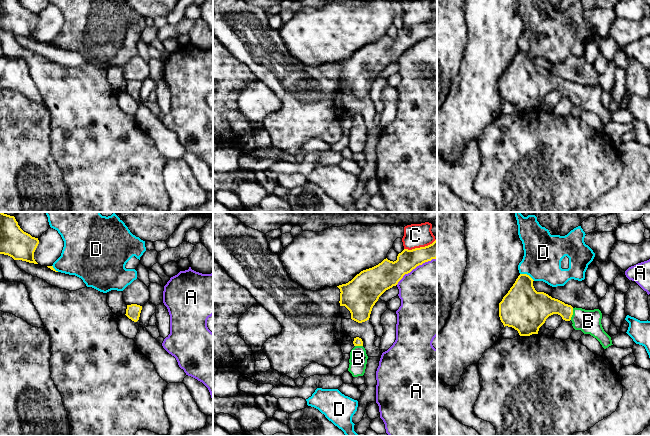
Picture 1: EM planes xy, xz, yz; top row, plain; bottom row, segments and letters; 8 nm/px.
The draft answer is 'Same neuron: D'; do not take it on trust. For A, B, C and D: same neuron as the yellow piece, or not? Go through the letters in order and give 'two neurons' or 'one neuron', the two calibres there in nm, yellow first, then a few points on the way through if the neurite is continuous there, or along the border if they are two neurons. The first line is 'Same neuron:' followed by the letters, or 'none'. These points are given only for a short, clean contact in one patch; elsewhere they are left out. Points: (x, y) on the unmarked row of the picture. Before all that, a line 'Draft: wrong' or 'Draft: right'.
Draft: wrong
Same neuron: B
A: two neurons; 220 nm thick on the yellow side, 500 nm on the other
B: one neuron; 200 nm thick on the yellow side, 190 nm on the other; runs through yz (542, 82), (556, 82), (572, 90), (588, 97)
C: two neurons; 170 nm thick on the yellow side, 190 nm on the other; border along xz (435, 15), (424, 22), (404, 25)
D: two neurons; 320 nm thick on the yellow side, 320 nm on the other

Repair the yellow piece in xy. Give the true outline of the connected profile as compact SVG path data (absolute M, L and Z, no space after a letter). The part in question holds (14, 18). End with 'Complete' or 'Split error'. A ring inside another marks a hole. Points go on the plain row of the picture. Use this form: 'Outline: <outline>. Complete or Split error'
Outline: M0 0L0 30L38 40L34 35L38 20L38 14L24 8L18 0Z. Complete

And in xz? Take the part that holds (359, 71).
Outline: M437 16L432 20L404 25L396 37L384 35L378 41L363 46L340 65L340 82L345 82L351 89L351 95L362 99L370 94L373 82L388 65L396 62L405 50L417 42L437 34Z. Complete

